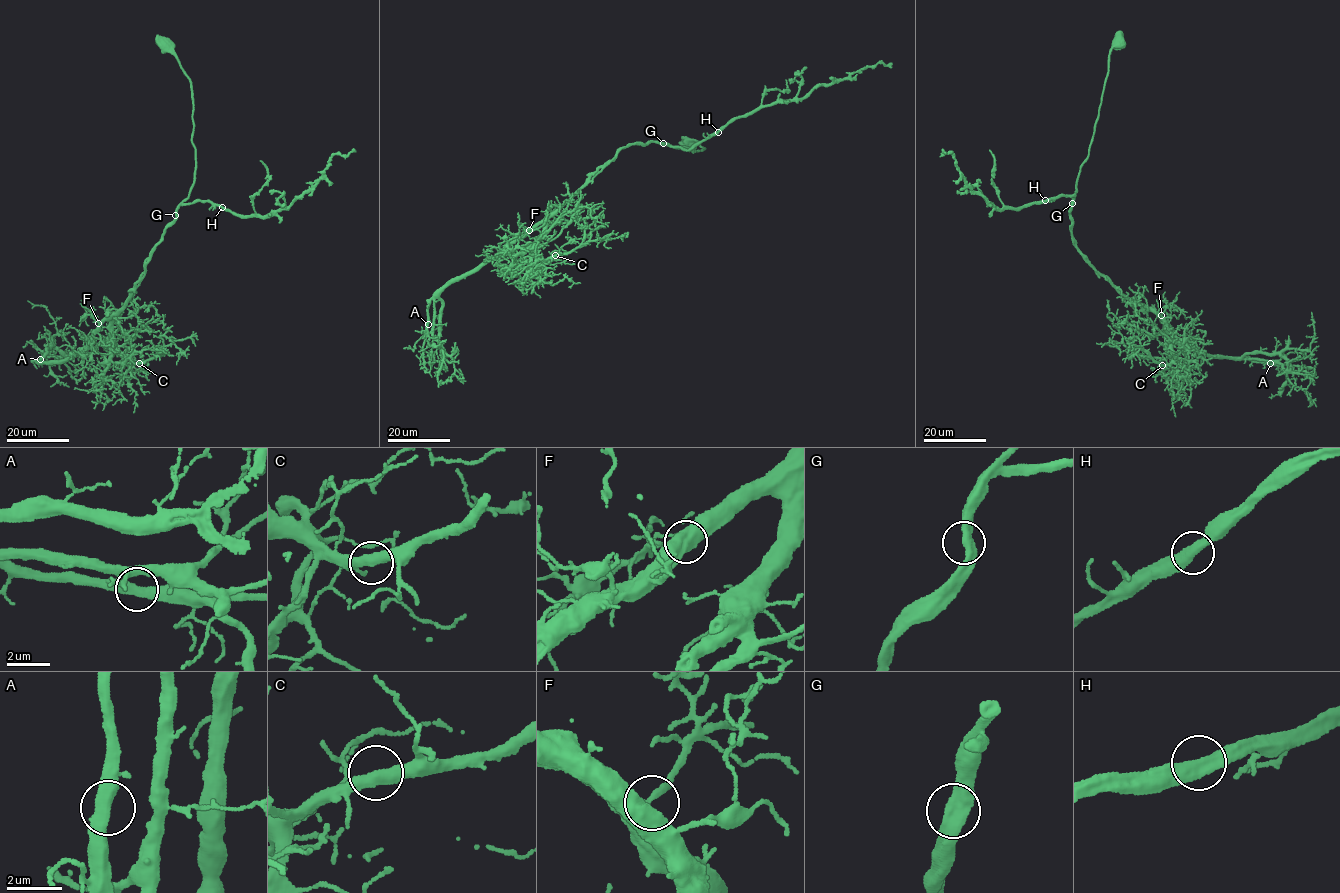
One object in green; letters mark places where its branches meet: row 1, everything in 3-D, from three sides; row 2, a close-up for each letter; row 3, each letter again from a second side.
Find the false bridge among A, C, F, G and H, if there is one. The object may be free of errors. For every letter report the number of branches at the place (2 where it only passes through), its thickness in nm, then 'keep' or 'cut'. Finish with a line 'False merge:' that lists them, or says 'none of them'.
A: 2 | 480 nm | keep
C: 2 | 440 nm | keep
F: 2 | 460 nm | keep
G: 2 | 480 nm | keep
H: 2 | 480 nm | keep
False merge: none of them

